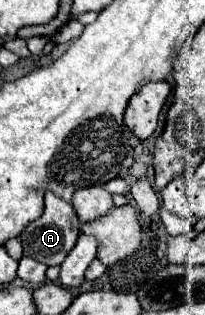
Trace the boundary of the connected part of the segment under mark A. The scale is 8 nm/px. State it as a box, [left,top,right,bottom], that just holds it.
[20,191,80,265]

